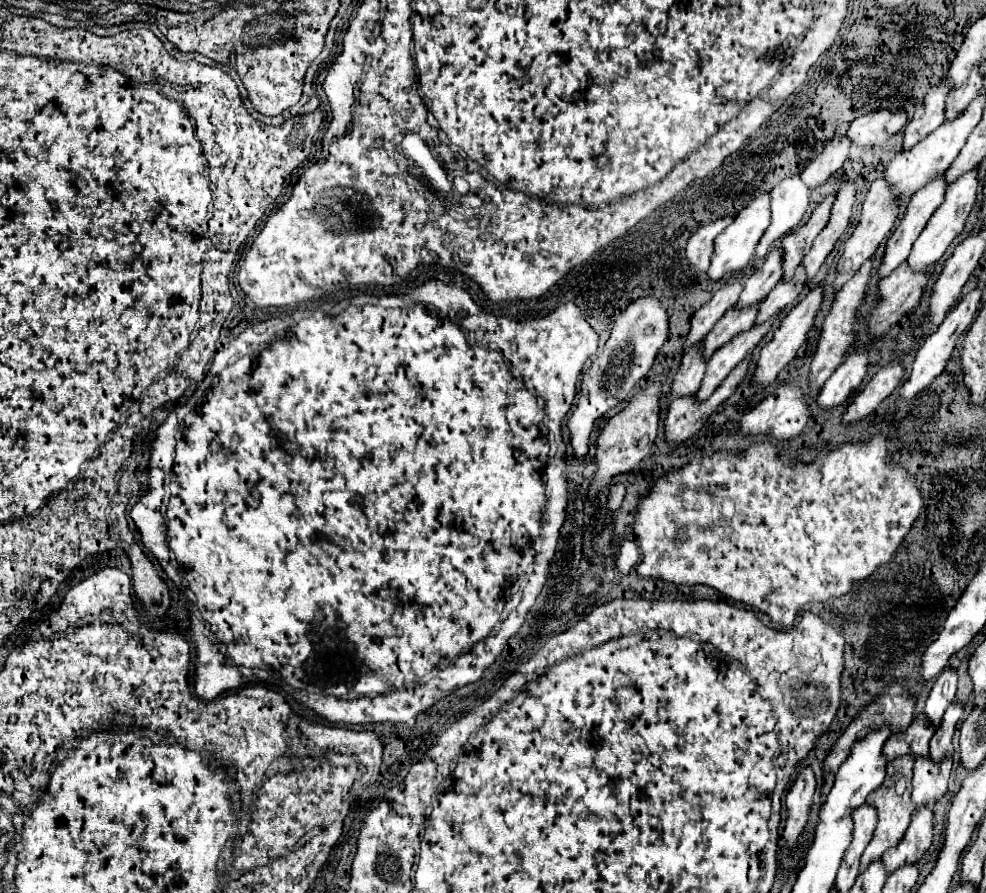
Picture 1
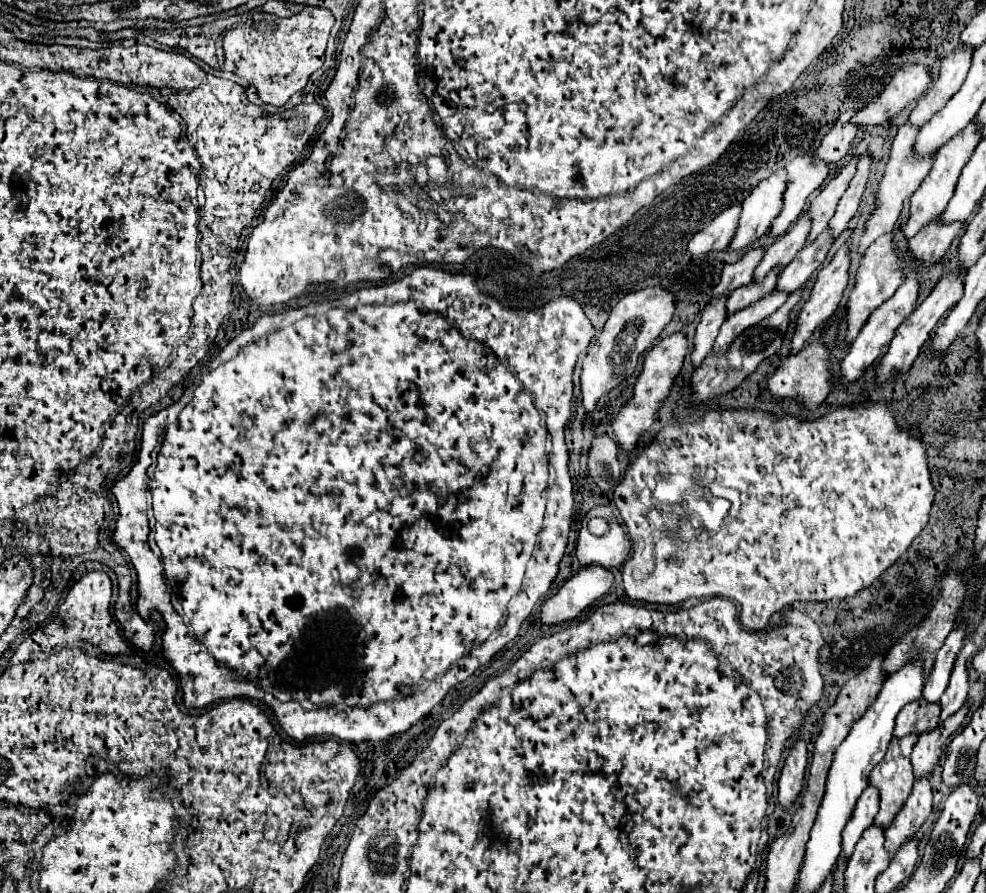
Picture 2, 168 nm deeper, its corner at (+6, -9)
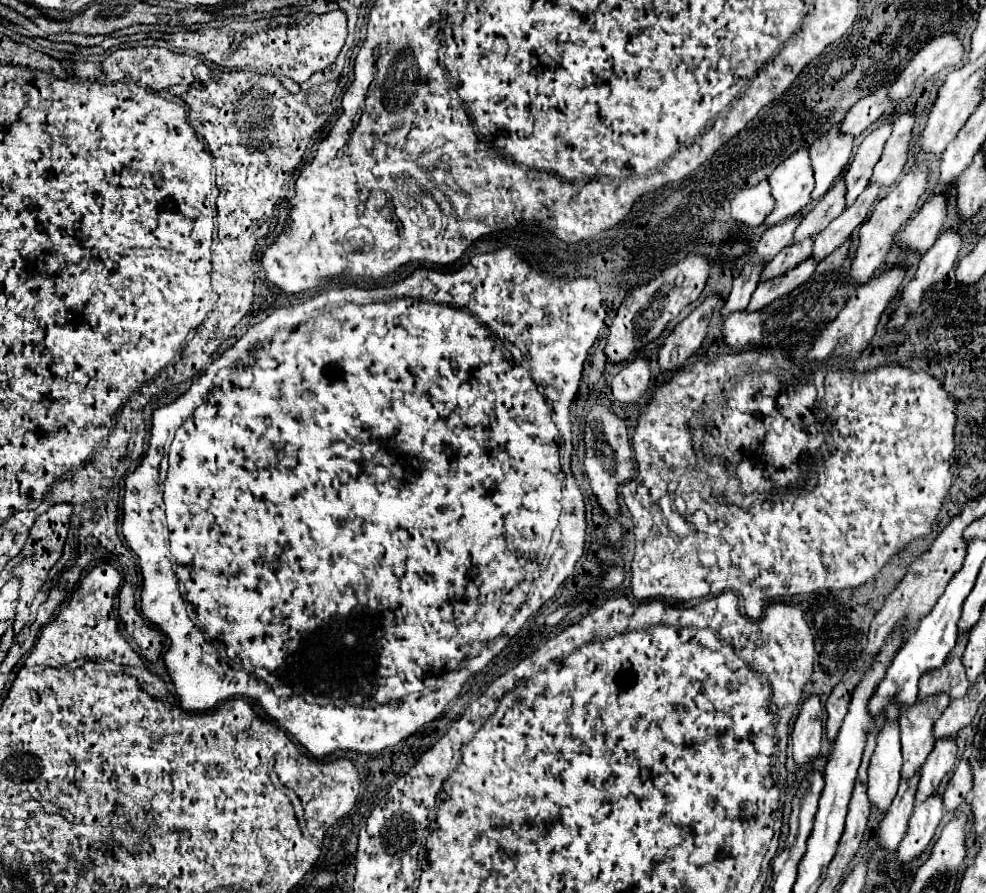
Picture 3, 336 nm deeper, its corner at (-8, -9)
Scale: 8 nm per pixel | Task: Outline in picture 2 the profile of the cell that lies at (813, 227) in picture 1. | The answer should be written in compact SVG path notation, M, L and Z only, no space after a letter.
M858 155L852 157L842 169L840 173L828 181L824 185L824 189L818 193L818 197L810 203L810 209L808 209L808 215L812 217L812 231L808 235L808 241L812 241L812 237L816 237L818 233L822 233L822 229L828 227L828 221L834 217L834 211L836 211L836 205L840 201L840 197L844 195L850 179L854 177L856 173L856 163L858 163Z

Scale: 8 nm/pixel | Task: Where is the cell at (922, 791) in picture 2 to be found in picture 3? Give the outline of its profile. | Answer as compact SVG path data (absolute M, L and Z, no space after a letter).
M942 739L940 743L934 745L932 753L928 755L928 761L922 765L922 771L920 771L916 803L926 801L932 793L938 793L940 781L956 763L956 755L958 755L958 747L954 739Z

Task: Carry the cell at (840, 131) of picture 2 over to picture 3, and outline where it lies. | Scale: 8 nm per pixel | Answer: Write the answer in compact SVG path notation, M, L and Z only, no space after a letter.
M880 87L872 95L860 99L856 105L850 107L850 111L846 113L846 119L842 121L840 131L850 133L852 137L858 137L872 123L876 123L882 117L882 113L888 109L888 105L890 105L890 99L886 95L886 87Z

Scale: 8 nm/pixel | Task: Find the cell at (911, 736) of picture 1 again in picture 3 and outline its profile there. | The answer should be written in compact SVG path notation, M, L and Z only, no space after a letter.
M960 637L960 641L956 643L956 647L950 653L948 663L944 665L944 669L926 673L920 679L920 699L930 697L930 695L950 695L950 699L960 699L964 697L966 689L970 687L966 675L964 675L964 667L960 663L960 657L964 653L968 637Z

